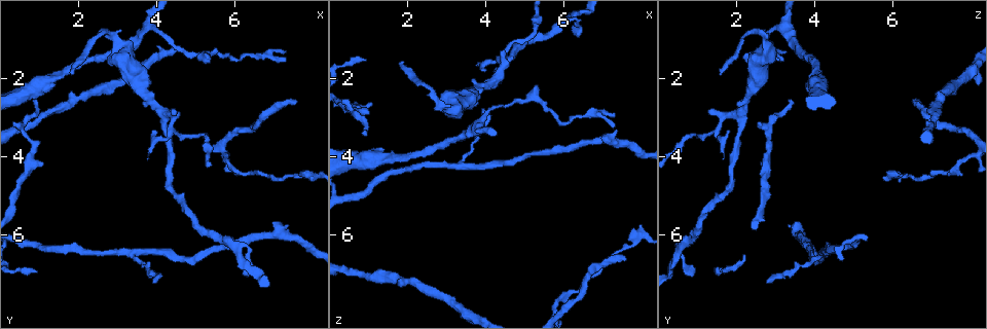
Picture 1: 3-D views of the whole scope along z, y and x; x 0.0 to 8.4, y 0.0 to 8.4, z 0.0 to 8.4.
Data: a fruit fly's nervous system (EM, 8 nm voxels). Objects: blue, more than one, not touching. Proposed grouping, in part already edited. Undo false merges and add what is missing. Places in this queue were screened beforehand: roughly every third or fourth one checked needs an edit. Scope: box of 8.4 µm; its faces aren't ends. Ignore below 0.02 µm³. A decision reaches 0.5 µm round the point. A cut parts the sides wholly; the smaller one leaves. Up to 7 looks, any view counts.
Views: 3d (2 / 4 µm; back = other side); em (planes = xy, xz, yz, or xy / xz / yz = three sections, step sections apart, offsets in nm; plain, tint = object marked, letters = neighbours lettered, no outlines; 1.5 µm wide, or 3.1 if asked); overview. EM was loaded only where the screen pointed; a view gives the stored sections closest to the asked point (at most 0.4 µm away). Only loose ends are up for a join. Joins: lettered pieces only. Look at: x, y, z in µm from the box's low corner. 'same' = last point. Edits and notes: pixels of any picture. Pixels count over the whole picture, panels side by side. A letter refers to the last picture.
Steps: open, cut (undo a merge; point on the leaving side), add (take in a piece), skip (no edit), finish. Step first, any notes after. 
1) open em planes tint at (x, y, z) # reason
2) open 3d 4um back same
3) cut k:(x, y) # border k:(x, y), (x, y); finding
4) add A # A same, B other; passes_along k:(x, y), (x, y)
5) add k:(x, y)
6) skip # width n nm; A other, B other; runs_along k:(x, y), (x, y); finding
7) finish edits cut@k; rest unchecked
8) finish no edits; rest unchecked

open 3d 4um at (5.15, 1.40, 2.45) # abrupt turn

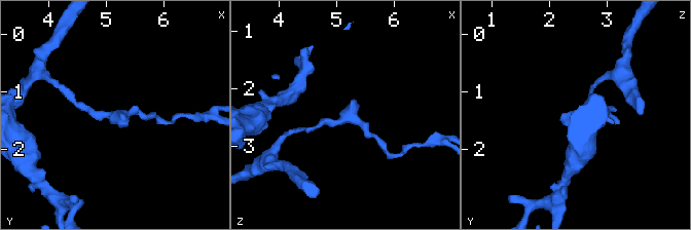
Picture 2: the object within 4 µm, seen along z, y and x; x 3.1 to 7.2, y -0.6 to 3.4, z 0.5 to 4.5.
open em planes tint at (5.15, 1.40, 2.50) # shape alone is not enough

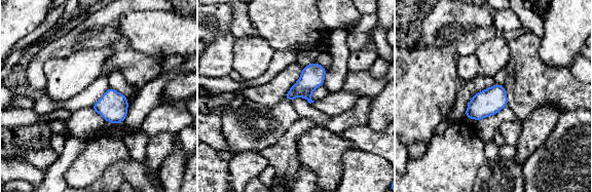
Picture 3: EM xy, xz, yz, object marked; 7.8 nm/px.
open em planes letters same # see the neighbours

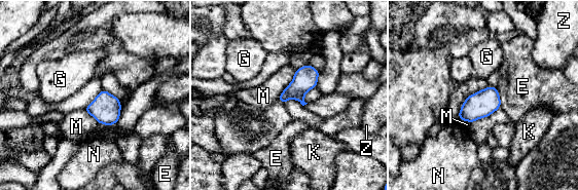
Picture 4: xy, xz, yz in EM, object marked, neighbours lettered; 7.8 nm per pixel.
skip # E other, G other, K other, M other, N other, Z other; border 4:(295, 70), (292, 81), (277, 99); continuous, no second neuron

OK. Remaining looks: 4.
open 3d 2um at (7.25, 1.60, 3.00) # tapers out

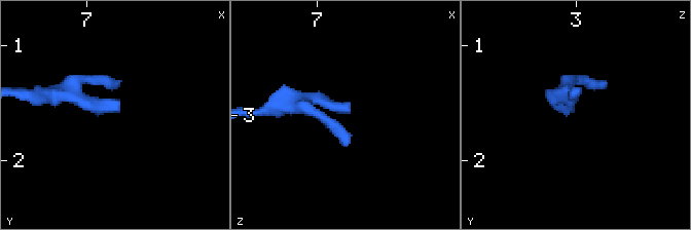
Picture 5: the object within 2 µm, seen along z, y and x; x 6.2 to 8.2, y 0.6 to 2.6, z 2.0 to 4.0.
open em yz step 8 letters at (7.26, 1.56, 3.00) # now the EM

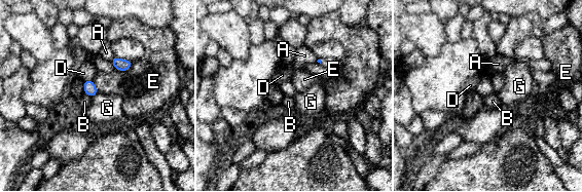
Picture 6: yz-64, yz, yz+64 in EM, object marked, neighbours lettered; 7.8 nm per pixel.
open em planes letters same

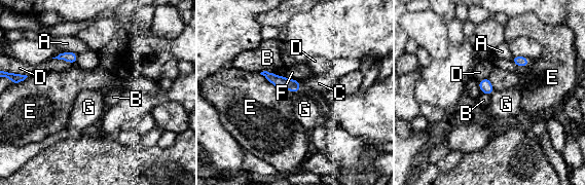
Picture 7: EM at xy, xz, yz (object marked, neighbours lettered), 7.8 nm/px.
add C # longest_contact B 280 nm; A other, B other, C same, D other, E other, F other, G other; passes_along 7:(293, 85), (299, 87), (319, 83); it goes on there

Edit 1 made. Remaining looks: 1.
finish edits add@7; rest unchecked

